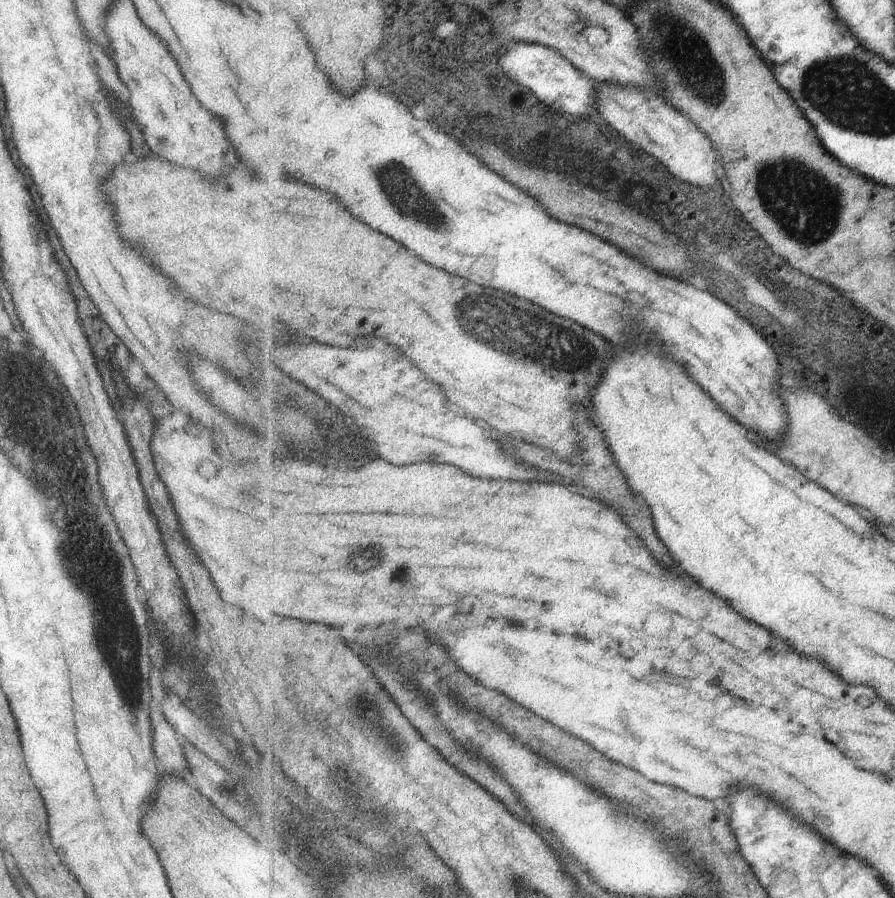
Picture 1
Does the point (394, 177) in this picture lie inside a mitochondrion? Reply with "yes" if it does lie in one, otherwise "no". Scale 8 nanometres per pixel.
yes

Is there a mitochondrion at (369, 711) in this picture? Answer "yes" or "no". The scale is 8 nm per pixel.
yes

